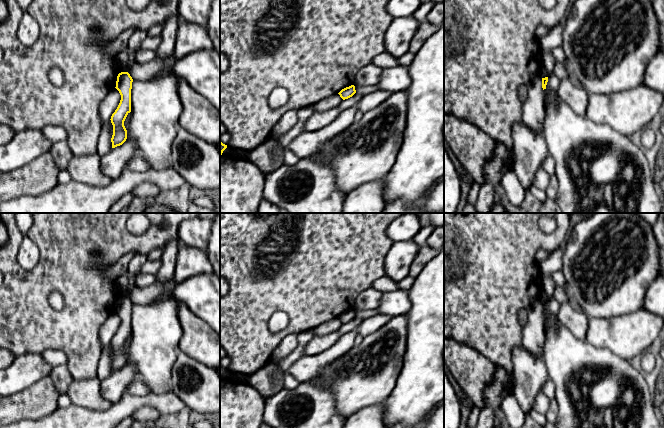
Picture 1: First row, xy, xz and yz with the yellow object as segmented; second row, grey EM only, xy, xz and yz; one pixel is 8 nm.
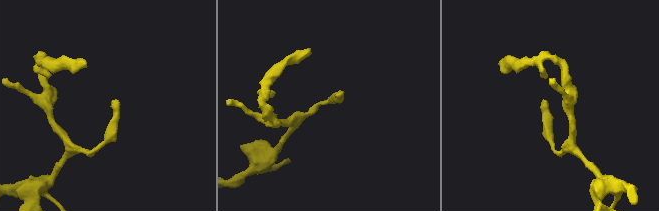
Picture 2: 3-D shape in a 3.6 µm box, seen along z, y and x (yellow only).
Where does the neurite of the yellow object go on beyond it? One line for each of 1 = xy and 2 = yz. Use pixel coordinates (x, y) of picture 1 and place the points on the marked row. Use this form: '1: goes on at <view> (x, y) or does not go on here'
1: does not go on here
2: does not go on here

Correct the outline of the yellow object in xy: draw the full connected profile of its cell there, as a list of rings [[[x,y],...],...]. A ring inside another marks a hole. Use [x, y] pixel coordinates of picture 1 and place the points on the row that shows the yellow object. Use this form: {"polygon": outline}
{"polygon": [[[121,72],[117,76],[115,88],[119,91],[121,100],[110,119],[113,125],[112,148],[122,145],[127,139],[127,130],[124,126],[124,121],[131,112],[132,82],[133,79],[128,72]]]}

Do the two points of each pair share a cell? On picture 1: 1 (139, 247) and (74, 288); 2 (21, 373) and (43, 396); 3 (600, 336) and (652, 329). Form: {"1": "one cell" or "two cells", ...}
{"1": "one cell", "2": "two cells", "3": "one cell"}

